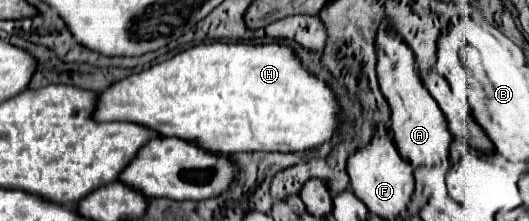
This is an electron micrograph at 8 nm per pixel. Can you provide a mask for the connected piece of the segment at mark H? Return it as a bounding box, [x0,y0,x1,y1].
[92,43,338,155]

